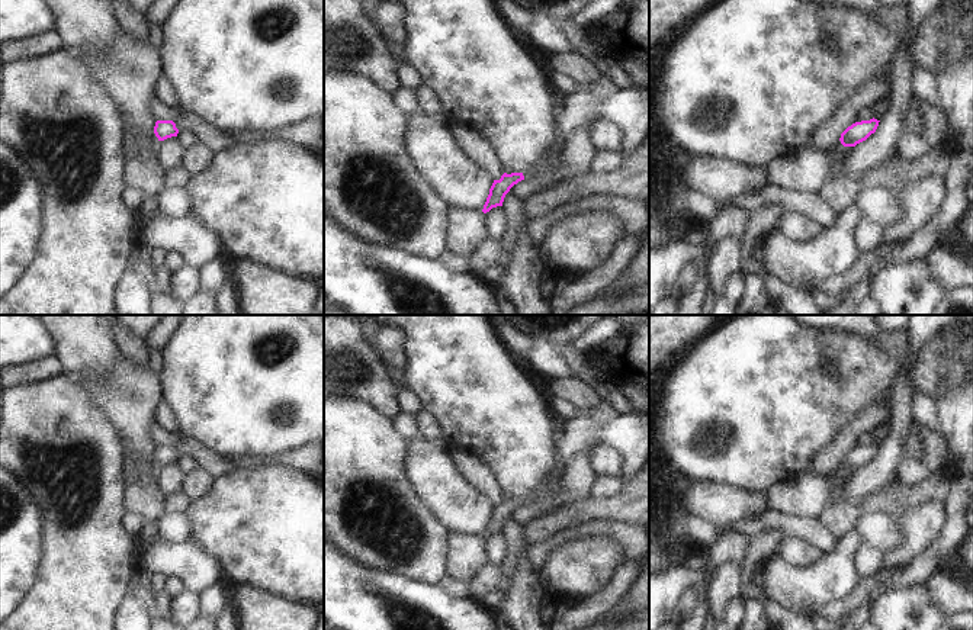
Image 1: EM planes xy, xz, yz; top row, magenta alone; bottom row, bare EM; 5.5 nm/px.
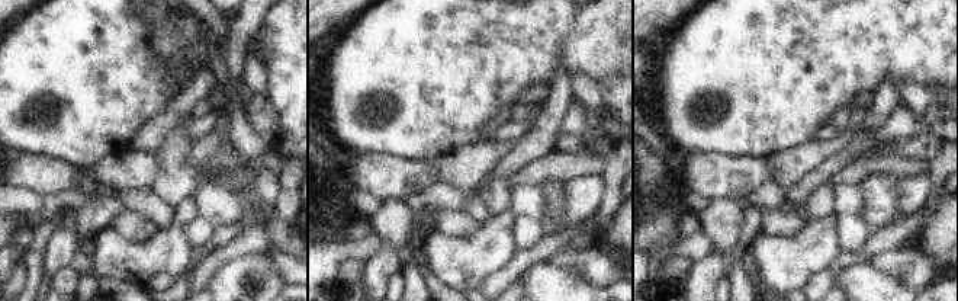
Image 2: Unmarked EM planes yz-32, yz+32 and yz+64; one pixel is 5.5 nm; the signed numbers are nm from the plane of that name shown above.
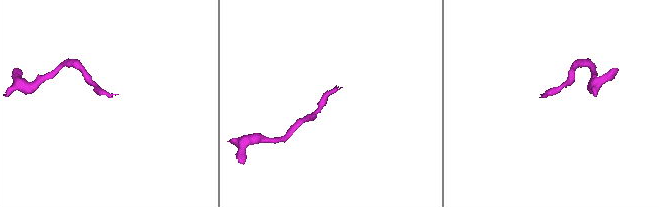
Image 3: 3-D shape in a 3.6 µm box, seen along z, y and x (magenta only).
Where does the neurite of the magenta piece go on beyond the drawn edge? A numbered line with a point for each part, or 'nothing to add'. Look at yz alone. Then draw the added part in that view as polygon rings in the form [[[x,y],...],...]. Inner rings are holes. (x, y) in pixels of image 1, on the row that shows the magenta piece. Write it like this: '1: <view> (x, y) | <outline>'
nothing to add

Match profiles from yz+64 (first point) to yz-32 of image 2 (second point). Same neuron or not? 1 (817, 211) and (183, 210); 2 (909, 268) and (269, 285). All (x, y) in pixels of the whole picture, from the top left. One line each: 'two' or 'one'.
1: two
2: two

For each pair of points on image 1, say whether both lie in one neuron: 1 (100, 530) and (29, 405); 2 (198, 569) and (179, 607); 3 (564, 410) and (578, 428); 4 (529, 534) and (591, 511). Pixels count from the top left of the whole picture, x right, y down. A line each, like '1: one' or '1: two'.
1: one
2: two
3: two
4: one

